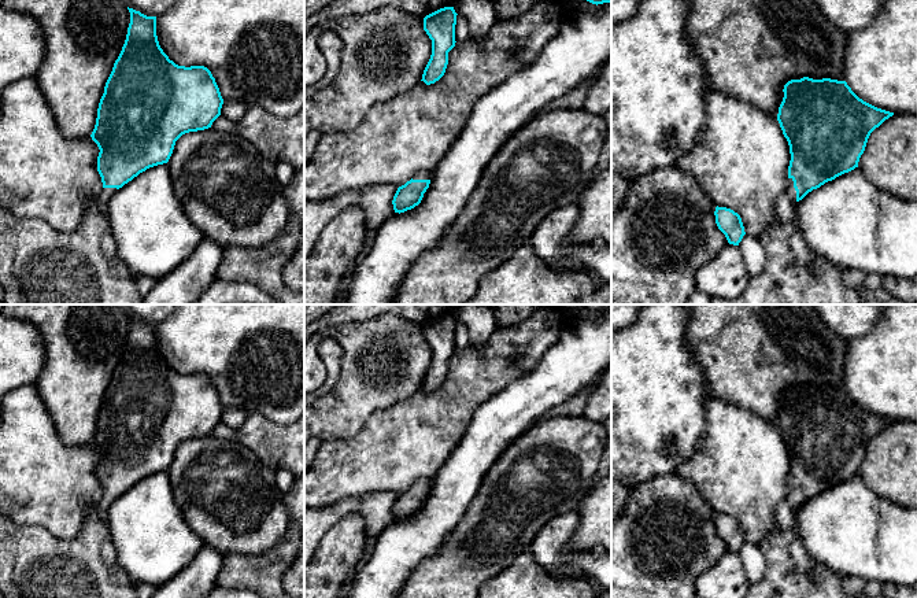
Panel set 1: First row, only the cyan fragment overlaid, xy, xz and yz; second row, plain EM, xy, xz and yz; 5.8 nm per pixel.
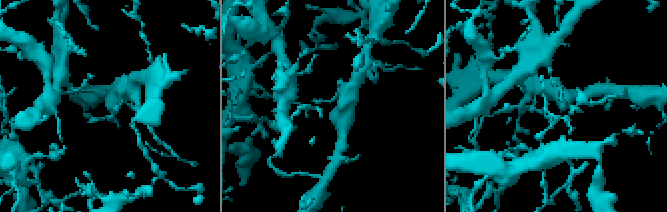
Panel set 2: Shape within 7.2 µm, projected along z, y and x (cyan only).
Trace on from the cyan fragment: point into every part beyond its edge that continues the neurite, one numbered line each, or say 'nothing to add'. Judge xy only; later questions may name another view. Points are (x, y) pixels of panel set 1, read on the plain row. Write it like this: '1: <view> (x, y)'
1: xy (106, 501)

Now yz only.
1: yz (784, 516)

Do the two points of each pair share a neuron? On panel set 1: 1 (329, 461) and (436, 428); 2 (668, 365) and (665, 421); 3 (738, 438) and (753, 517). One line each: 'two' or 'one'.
1: one
2: one
3: one

